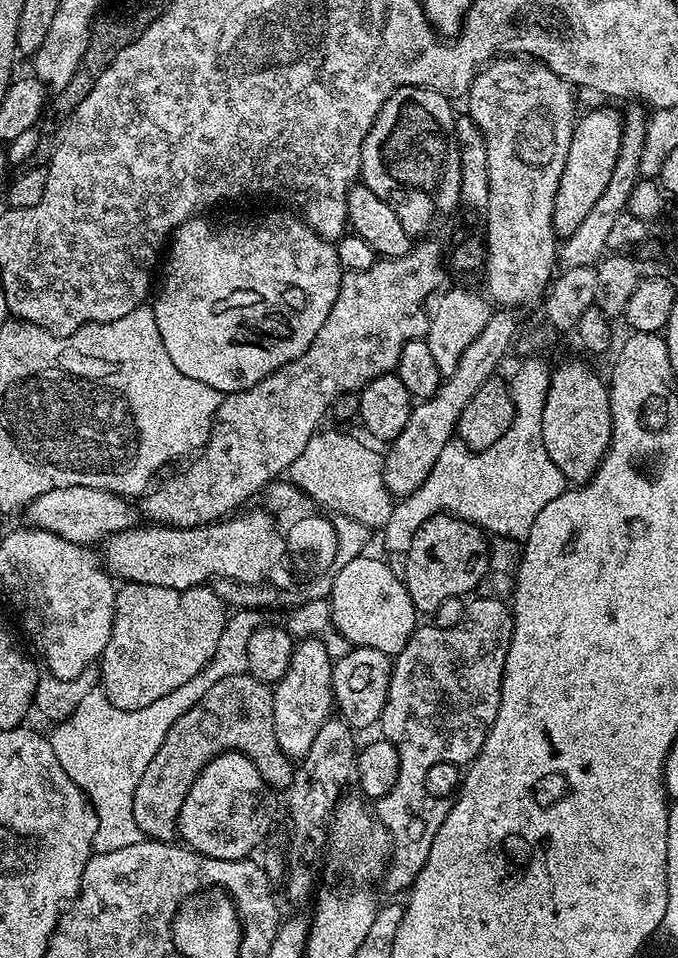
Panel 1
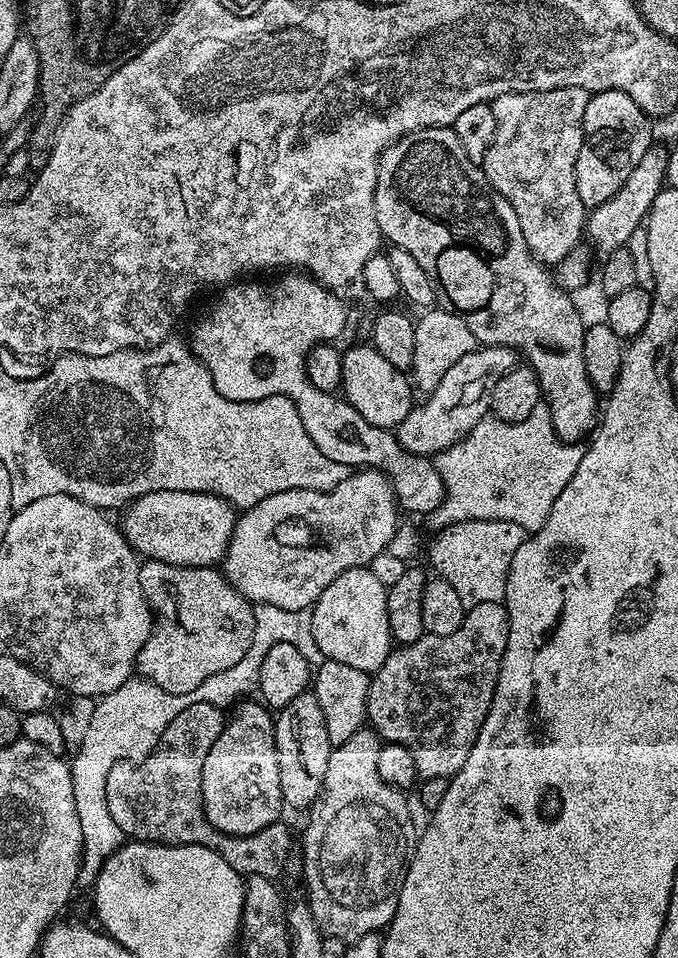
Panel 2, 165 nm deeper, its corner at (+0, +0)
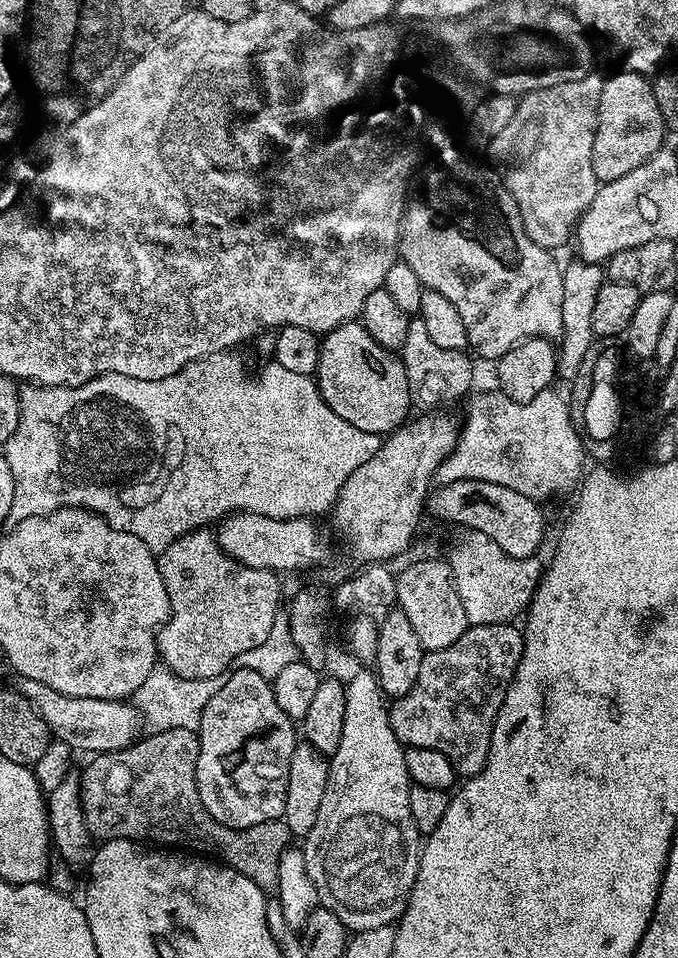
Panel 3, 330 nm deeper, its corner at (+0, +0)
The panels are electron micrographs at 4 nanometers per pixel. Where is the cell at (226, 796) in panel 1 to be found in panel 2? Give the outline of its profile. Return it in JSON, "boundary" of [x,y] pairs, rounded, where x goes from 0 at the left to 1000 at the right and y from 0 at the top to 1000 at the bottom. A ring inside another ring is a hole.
{"boundary":[[[360,729],[353,732],[341,740],[339,746],[332,751],[327,766],[322,766],[322,770],[316,775],[316,779],[310,779],[310,787],[304,787],[304,795],[298,795],[298,808],[295,809],[295,838],[298,840],[298,852],[302,857],[307,856],[314,865],[322,868],[332,868],[341,873],[367,873],[369,871],[381,871],[391,866],[400,865],[401,860],[413,852],[413,847],[420,847],[422,840],[416,833],[416,812],[410,804],[410,779],[407,778],[407,758],[404,747],[400,742],[382,730]]]}

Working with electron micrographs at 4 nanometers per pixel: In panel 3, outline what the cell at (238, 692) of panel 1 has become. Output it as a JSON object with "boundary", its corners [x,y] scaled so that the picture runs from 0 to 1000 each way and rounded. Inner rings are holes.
{"boundary":[[[248,761],[243,764],[224,764],[215,768],[202,771],[190,781],[137,788],[131,792],[136,794],[121,802],[119,846],[125,850],[127,862],[136,873],[147,879],[199,877],[217,879],[224,883],[246,883],[254,887],[299,891],[332,906],[344,906],[351,912],[363,912],[363,916],[373,919],[391,933],[407,932],[410,903],[416,901],[416,891],[426,885],[432,876],[432,871],[417,855],[386,858],[373,864],[327,862],[327,858],[322,858],[322,854],[316,854],[316,850],[310,850],[310,846],[298,841],[298,833],[292,833],[289,801],[295,782],[294,767],[280,761]]]}

